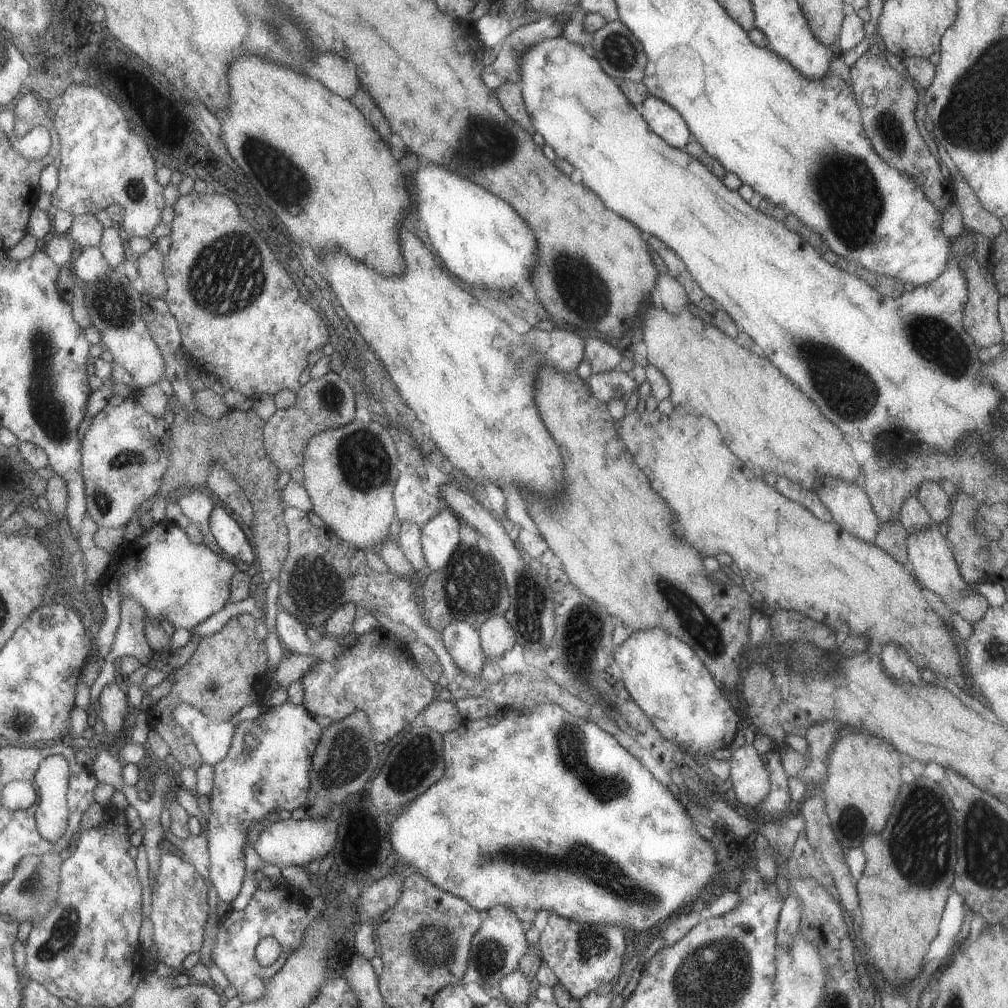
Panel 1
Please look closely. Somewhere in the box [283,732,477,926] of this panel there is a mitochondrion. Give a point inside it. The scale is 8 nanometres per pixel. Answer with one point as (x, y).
(419, 759)

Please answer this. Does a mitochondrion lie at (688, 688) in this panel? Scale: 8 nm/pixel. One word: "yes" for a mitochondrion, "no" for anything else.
no

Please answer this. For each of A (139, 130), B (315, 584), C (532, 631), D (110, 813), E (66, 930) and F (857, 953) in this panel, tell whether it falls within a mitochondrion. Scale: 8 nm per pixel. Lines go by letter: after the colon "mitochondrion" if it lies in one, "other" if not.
A: other
B: mitochondrion
C: mitochondrion
D: other
E: mitochondrion
F: other

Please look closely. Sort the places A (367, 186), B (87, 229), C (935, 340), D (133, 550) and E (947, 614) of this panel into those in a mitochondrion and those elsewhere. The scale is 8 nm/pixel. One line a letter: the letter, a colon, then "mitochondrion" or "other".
A: other
B: other
C: mitochondrion
D: other
E: other

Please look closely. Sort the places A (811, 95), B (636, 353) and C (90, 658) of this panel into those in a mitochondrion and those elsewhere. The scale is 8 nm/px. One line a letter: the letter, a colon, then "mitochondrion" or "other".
A: other
B: other
C: other

